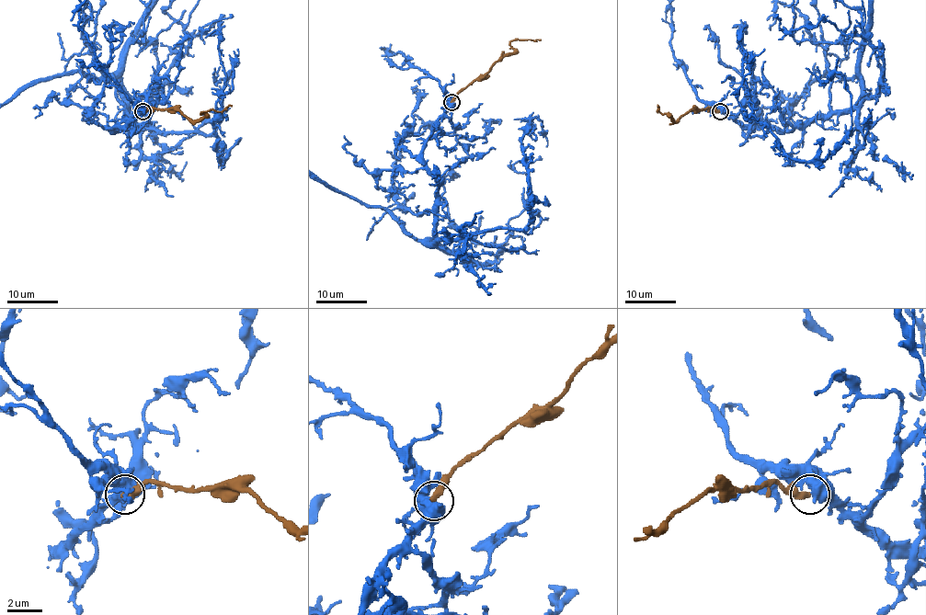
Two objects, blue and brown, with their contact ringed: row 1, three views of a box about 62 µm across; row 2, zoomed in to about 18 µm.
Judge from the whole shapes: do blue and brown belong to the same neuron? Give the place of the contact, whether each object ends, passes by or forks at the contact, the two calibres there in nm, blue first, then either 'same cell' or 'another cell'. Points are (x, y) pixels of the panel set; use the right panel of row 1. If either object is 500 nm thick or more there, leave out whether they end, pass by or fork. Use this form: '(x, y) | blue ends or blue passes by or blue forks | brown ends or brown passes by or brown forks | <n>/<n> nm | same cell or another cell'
(720, 111) | 650/360 nm | another cell

